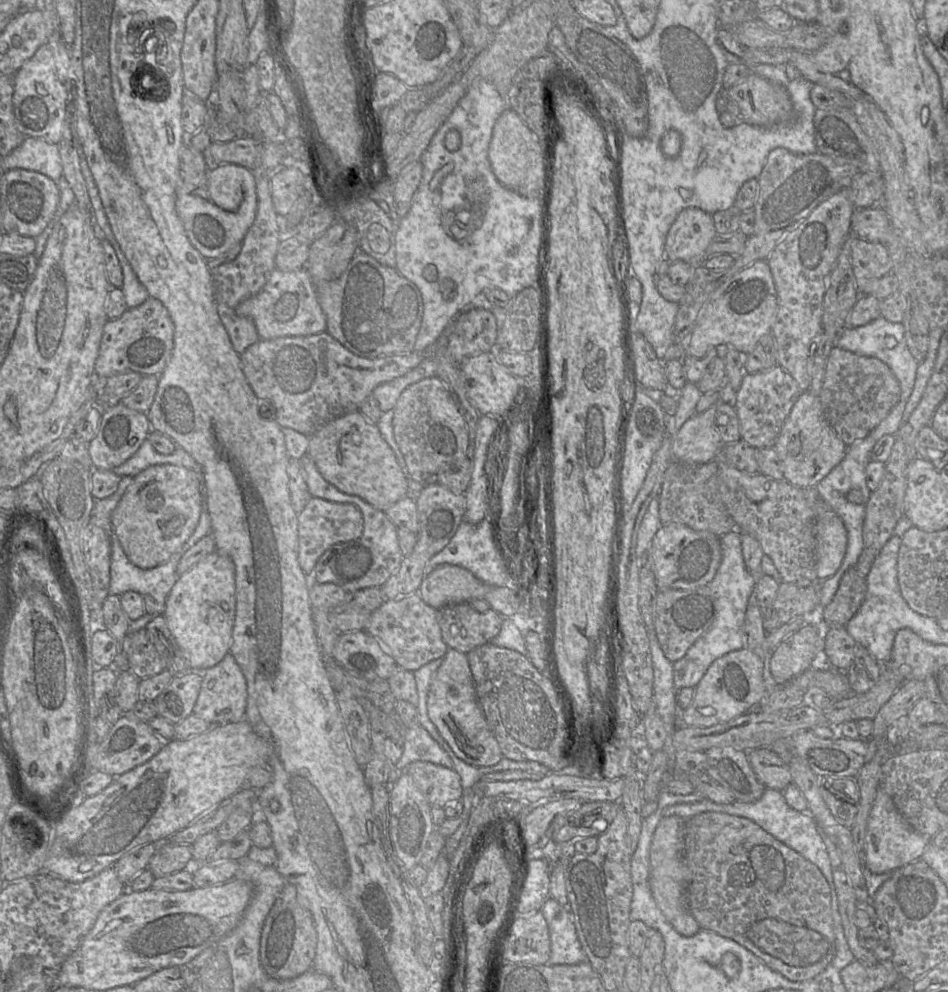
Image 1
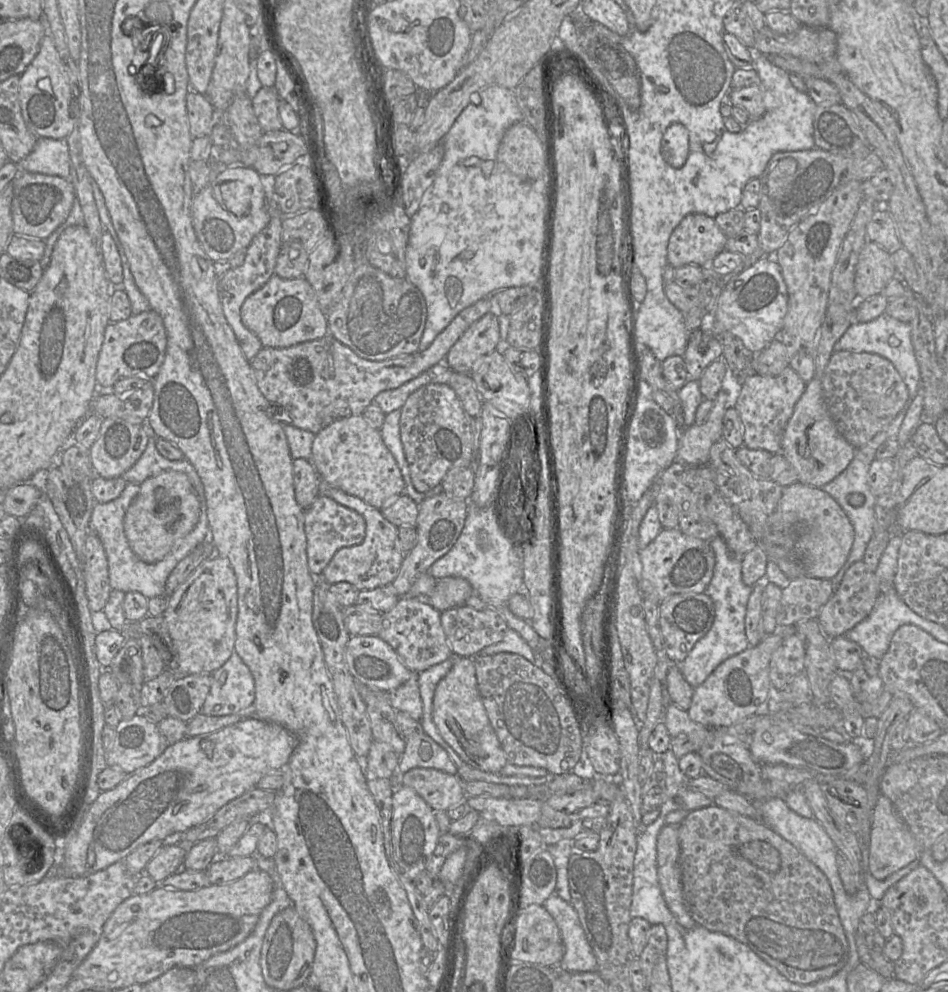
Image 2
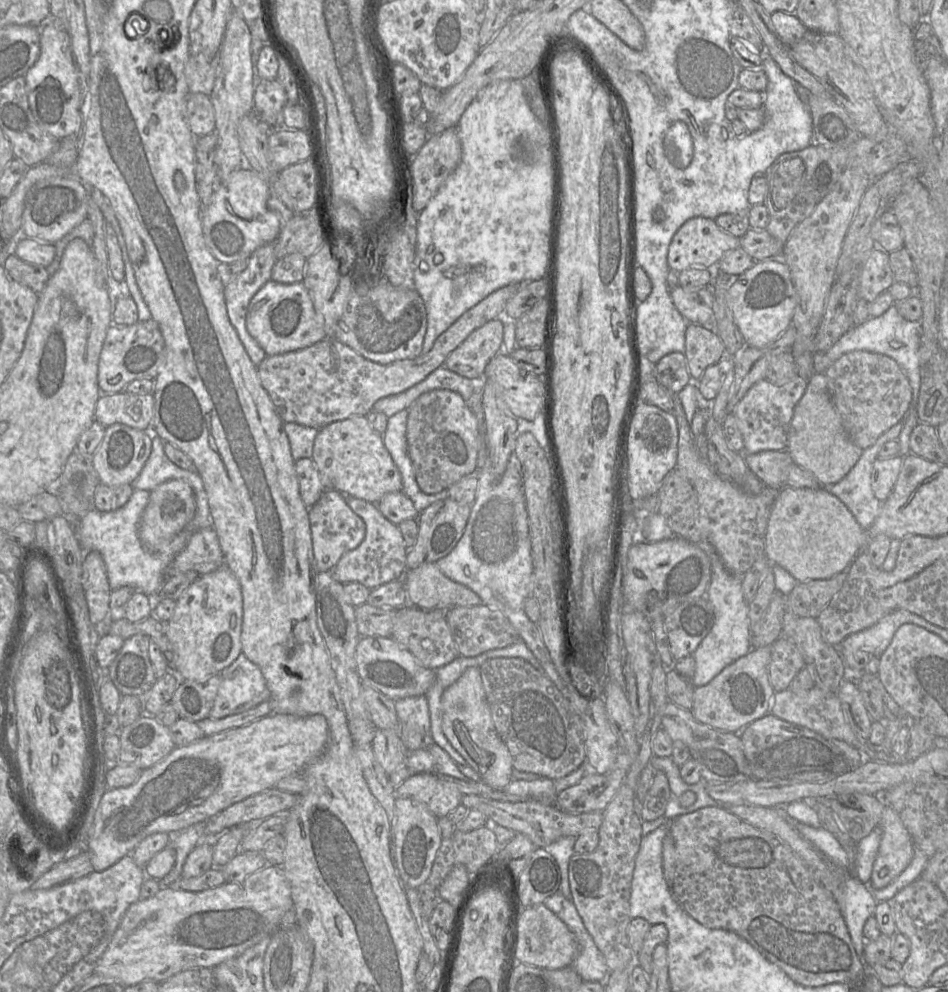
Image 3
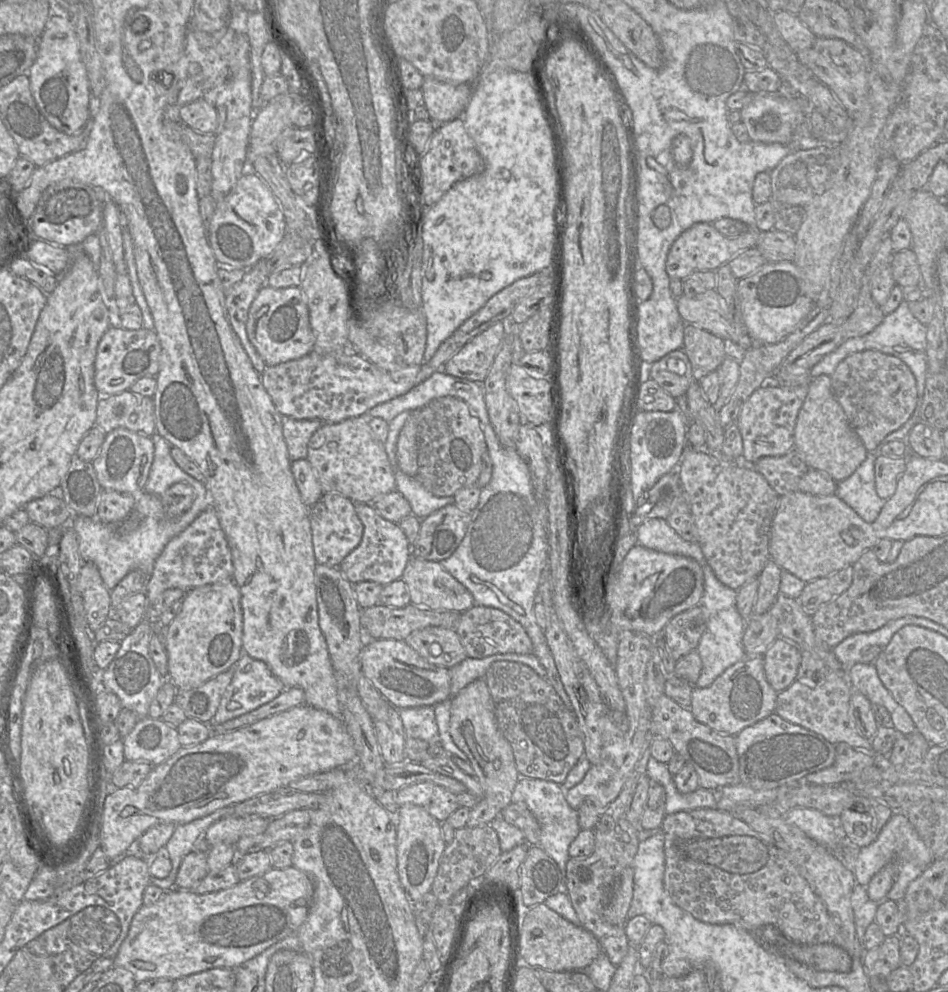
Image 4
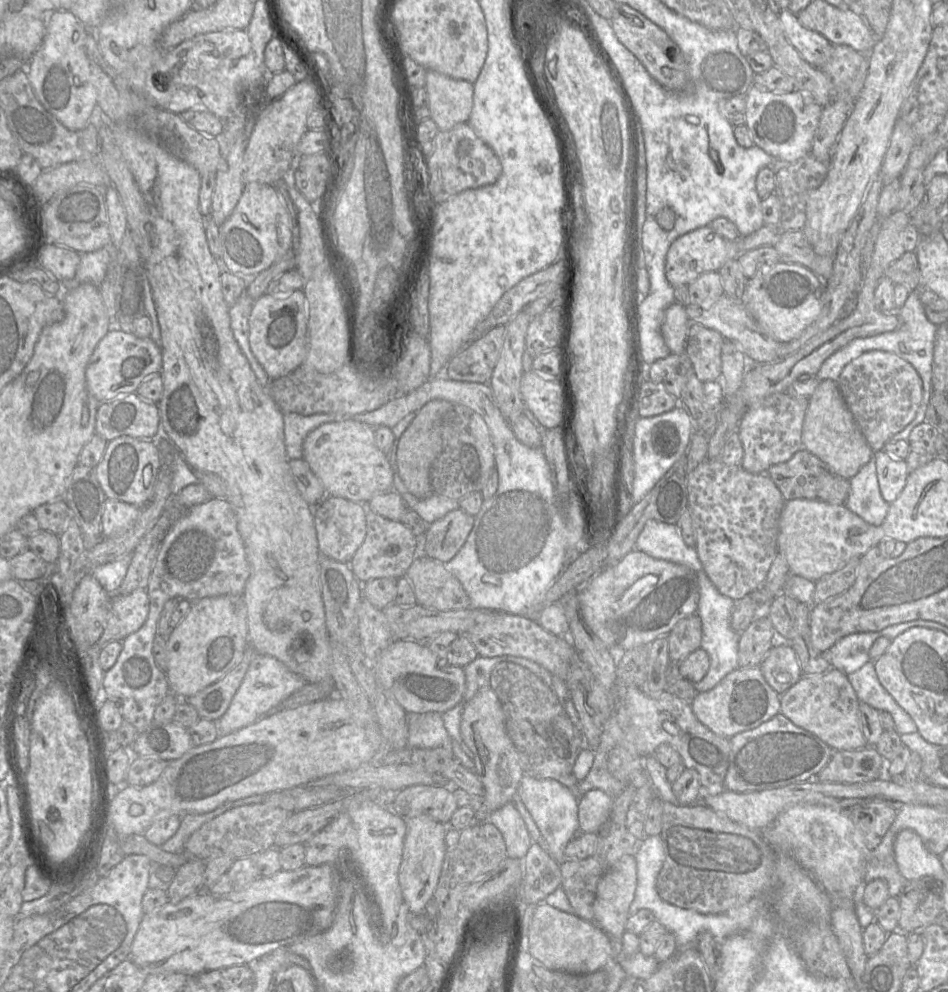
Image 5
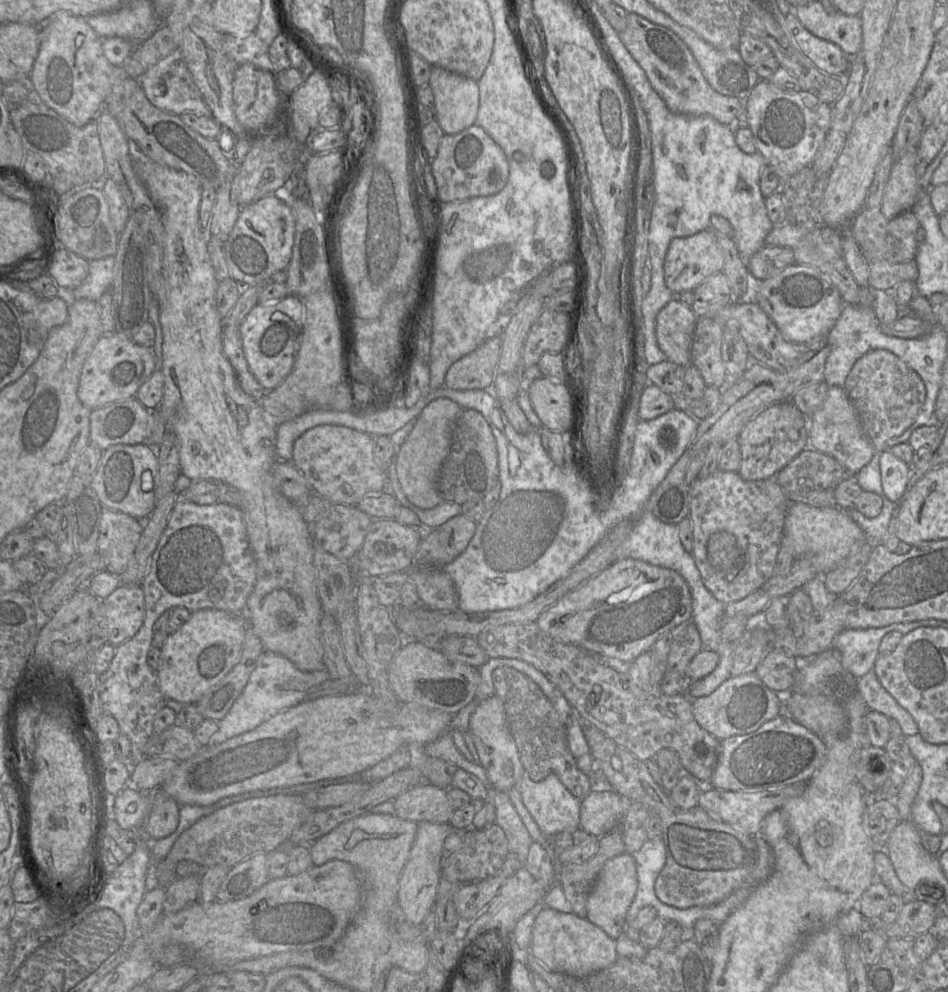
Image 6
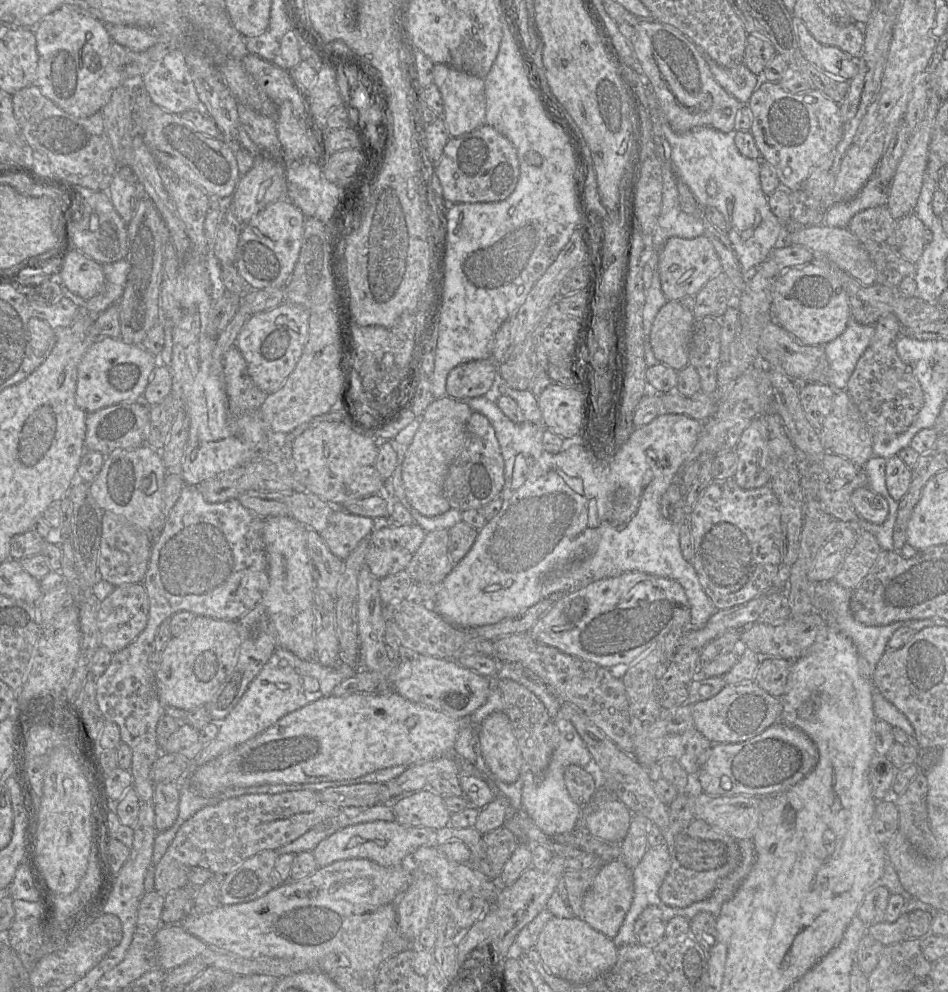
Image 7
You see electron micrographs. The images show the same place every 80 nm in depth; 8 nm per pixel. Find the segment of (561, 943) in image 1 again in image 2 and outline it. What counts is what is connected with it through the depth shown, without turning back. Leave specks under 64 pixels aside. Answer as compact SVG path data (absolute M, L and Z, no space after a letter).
M553 892L542 905L553 917L560 931L564 955L559 967L568 972L597 972L596 958L572 903L566 903Z

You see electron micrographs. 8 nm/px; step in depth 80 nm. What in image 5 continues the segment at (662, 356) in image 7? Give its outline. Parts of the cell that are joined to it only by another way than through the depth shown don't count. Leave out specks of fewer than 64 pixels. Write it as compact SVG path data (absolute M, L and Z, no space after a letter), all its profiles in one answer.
M678 302L672 303L663 313L660 326L666 346L672 354L684 354L690 320L686 307Z

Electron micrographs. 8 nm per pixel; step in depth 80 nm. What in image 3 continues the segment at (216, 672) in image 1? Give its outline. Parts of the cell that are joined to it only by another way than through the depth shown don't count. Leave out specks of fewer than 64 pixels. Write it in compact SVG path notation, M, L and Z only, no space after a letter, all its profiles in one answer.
M243 652L220 675L221 683L208 716L211 719L245 712L270 699L261 669Z

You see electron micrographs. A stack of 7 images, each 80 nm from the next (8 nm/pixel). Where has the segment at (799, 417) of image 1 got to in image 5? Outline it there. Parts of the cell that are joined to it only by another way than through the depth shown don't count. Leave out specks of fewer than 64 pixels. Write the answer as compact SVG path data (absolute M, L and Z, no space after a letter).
M831 379L819 382L808 400L802 425L802 447L817 456L835 476L851 479L874 455L843 399L838 385Z

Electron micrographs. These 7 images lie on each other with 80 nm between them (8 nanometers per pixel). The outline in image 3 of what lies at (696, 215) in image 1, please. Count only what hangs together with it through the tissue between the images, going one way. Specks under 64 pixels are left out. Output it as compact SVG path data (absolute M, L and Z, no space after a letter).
M697 216L687 220L674 234L668 249L669 269L680 272L689 268L713 268L723 256L740 247L740 238L735 237L716 224L715 220Z

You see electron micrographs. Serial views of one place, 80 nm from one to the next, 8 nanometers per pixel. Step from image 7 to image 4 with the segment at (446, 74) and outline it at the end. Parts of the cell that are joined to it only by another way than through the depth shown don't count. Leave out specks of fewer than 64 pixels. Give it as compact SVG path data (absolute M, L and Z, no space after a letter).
M424 76L421 90L430 120L436 124L462 117L472 95L470 84L451 84L429 76Z

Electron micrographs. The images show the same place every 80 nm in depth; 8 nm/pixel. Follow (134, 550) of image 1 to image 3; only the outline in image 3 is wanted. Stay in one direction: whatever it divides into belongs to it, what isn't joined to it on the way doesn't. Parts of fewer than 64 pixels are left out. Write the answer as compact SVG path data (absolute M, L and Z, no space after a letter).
M172 479L156 486L150 491L149 501L138 527L143 548L149 553L158 552L163 541L173 538L193 519L195 510L194 492L184 480Z

